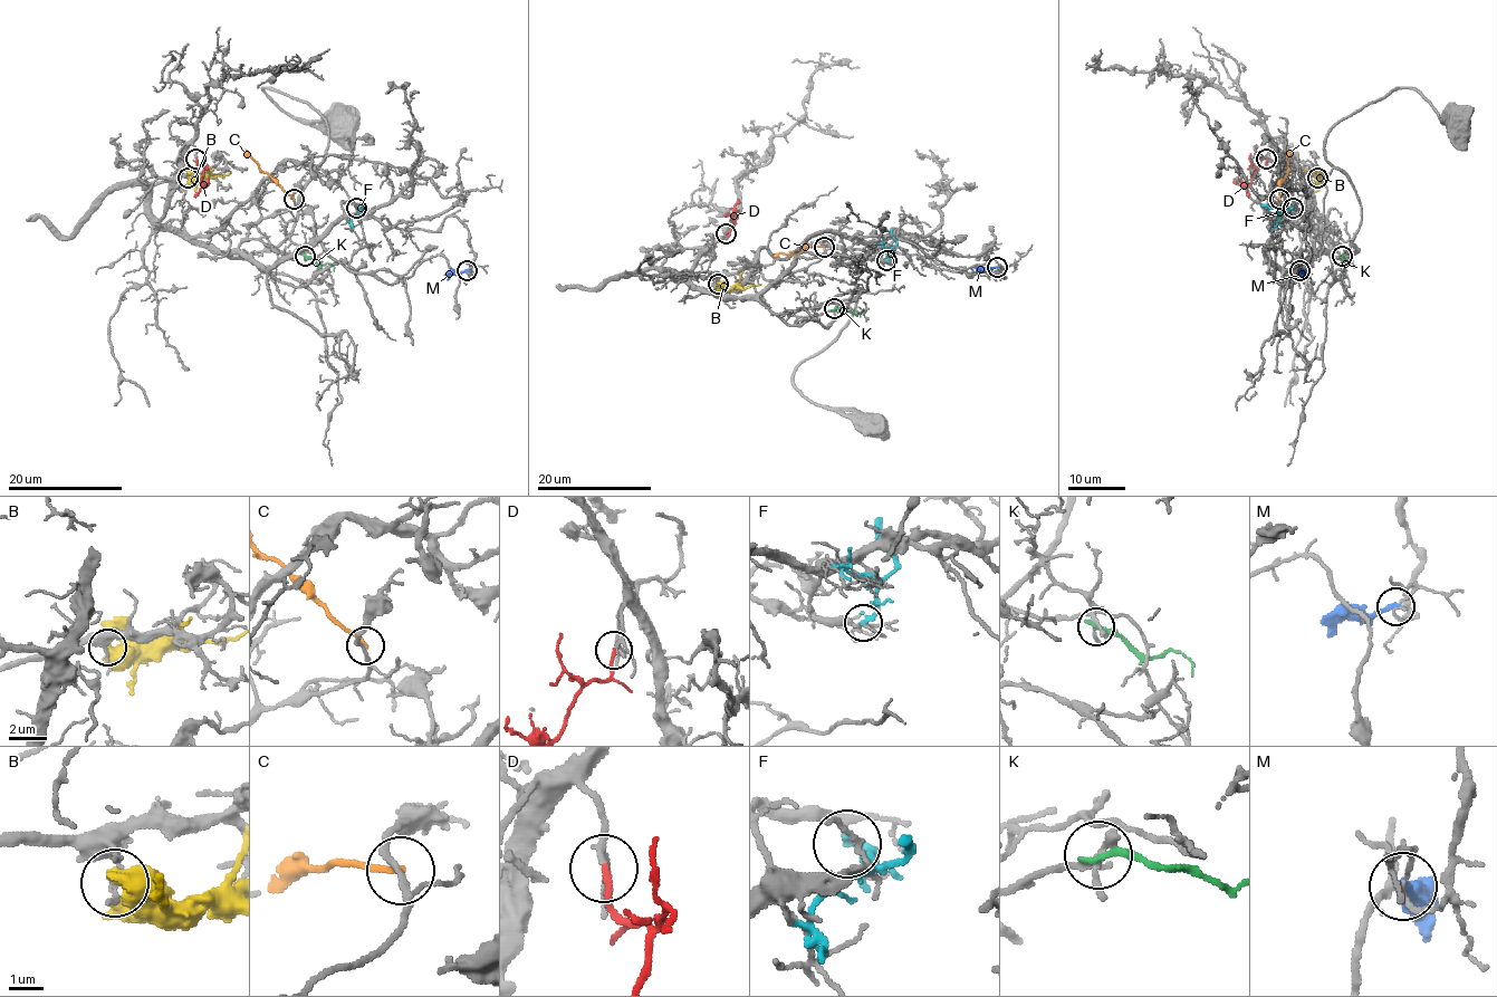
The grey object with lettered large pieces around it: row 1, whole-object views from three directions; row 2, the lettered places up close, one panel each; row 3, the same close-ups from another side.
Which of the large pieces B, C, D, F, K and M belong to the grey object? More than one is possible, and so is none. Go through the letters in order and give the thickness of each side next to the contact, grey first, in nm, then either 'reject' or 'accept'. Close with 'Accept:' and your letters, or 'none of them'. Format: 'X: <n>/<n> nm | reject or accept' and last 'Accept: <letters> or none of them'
B: 180/650 nm | reject
C: 200/170 nm | reject
D: 150/180 nm | accept
F: 130/220 nm | reject
K: 260/280 nm | reject
M: 130/220 nm | reject
Accept: D

